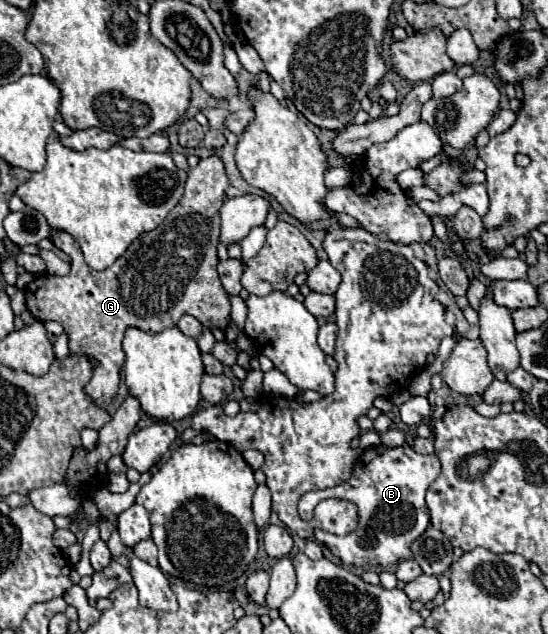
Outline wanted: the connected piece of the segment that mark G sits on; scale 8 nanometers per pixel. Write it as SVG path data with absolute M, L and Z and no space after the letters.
M212 155L208 159L202 159L194 169L188 173L186 191L180 203L168 213L168 217L158 225L154 231L140 235L122 257L116 259L114 265L110 265L104 271L94 271L86 265L80 245L72 239L72 235L60 231L52 233L54 245L64 251L70 261L70 273L64 277L56 275L44 275L34 279L26 287L26 307L38 321L58 321L64 325L64 331L68 335L68 347L70 353L82 353L88 359L94 361L94 375L84 385L86 395L92 397L92 401L98 407L108 407L112 397L118 393L120 383L120 369L124 363L124 351L122 351L122 333L128 327L136 327L146 333L160 333L168 327L174 327L182 315L192 315L200 319L200 323L208 329L226 329L230 321L230 299L224 293L220 285L220 277L216 271L218 255L216 247L220 241L220 207L226 197L226 189L230 187L224 163L218 155Z

